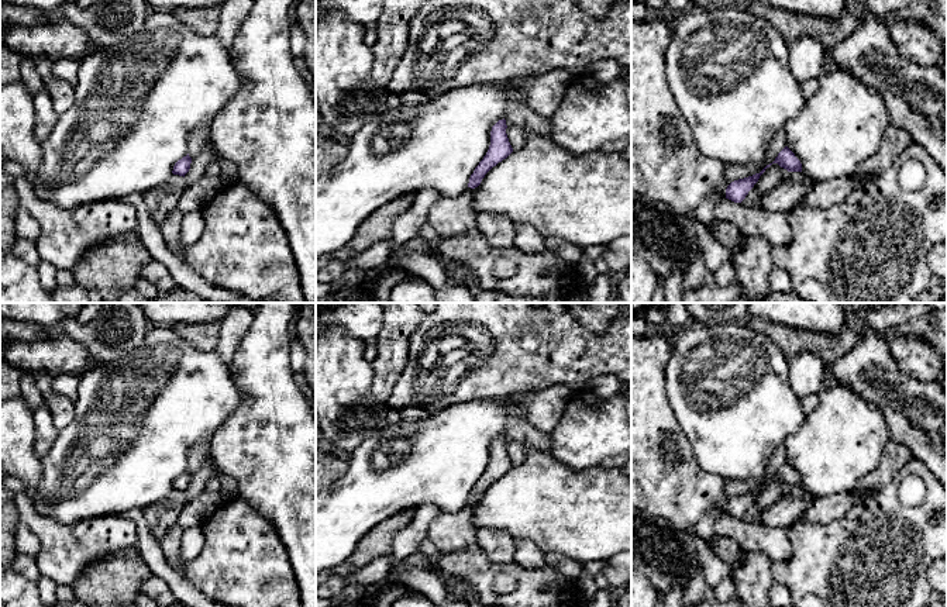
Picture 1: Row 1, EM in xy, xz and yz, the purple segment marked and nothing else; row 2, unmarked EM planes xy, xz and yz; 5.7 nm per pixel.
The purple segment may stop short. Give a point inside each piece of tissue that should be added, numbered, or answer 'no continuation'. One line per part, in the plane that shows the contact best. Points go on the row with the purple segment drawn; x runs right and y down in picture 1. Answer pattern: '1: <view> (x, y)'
1: xz (450, 217)

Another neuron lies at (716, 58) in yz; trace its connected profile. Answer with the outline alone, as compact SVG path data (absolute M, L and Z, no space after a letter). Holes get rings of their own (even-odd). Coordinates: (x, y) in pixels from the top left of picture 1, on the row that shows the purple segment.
M689 7L671 27L667 82L698 149L726 166L762 162L775 134L796 118L806 103L800 83L789 69L789 44L784 35L741 7Z

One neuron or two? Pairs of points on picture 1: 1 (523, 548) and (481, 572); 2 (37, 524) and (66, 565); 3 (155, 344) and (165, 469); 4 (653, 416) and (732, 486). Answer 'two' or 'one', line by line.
1: two
2: one
3: one
4: two

